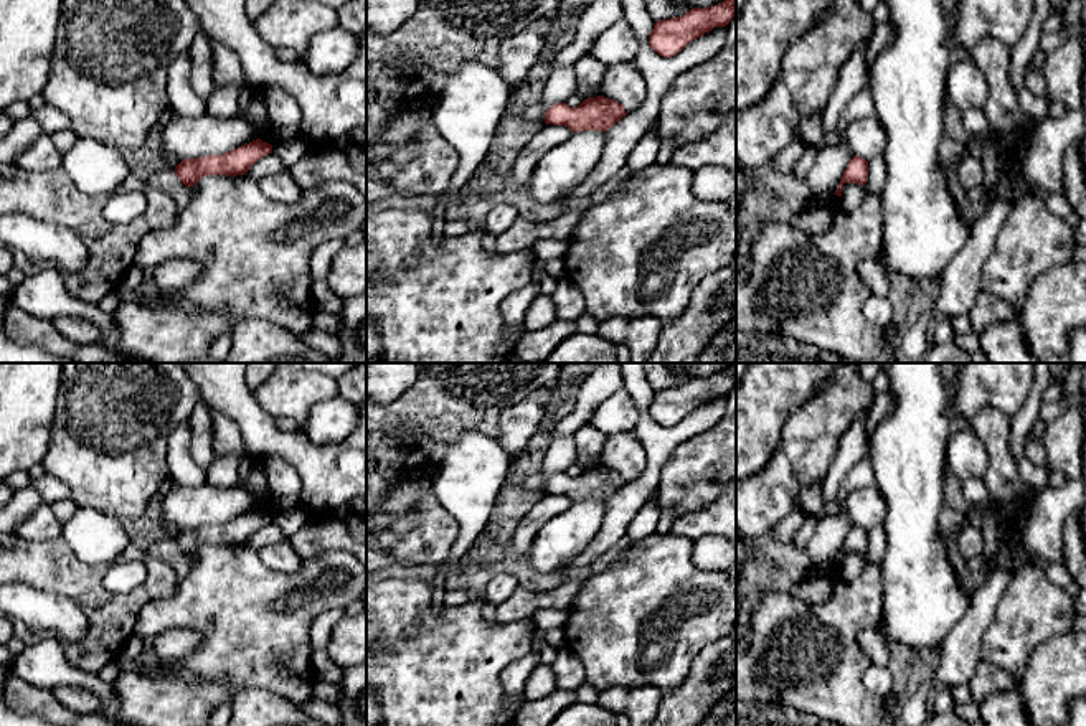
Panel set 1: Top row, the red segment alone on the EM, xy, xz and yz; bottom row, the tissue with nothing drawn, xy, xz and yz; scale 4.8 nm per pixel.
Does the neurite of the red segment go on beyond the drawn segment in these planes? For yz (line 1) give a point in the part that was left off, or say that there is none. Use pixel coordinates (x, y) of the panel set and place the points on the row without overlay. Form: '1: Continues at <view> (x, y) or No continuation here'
1: No continuation here

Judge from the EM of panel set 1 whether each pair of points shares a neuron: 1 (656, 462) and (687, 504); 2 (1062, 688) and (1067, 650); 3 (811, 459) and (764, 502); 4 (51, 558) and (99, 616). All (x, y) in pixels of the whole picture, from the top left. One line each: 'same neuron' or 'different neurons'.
1: different neurons
2: same neuron
3: same neuron
4: same neuron

